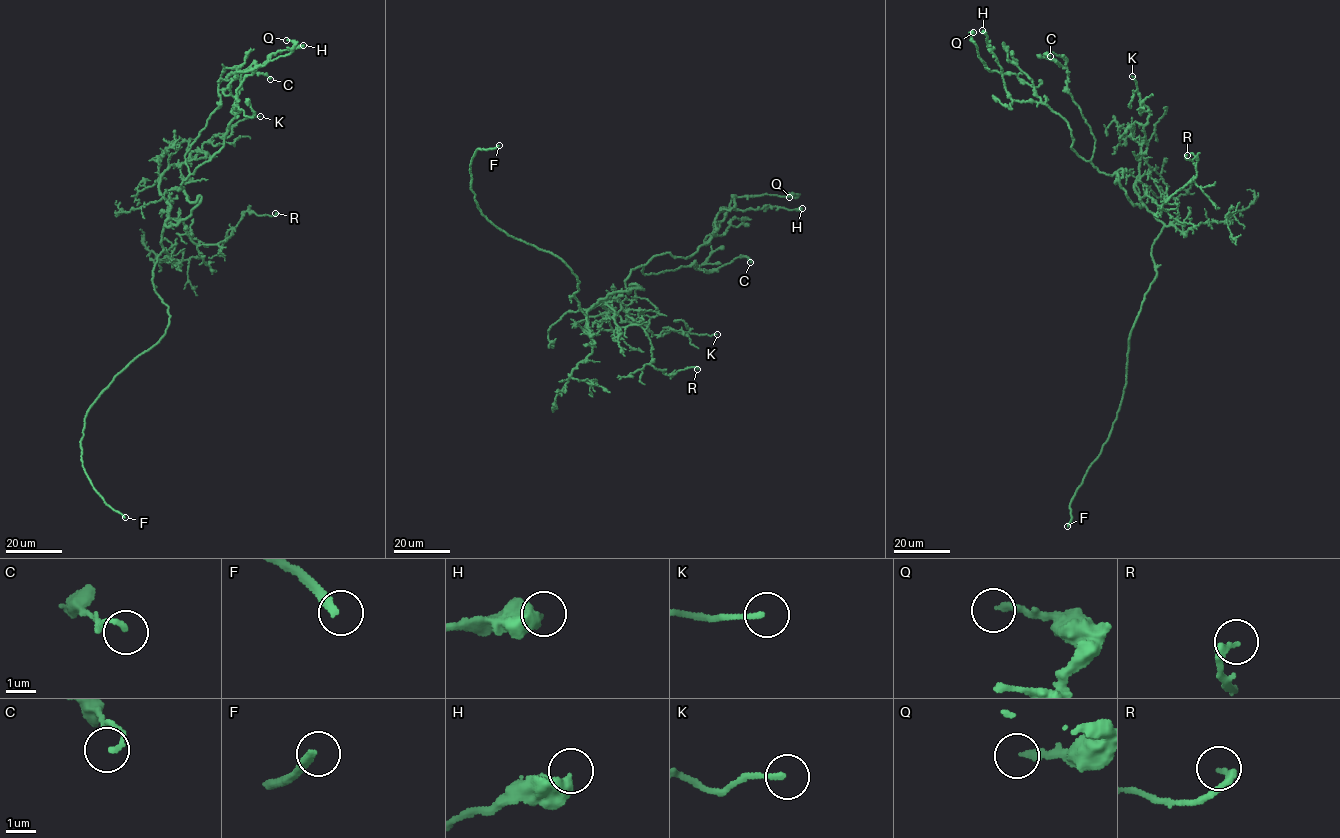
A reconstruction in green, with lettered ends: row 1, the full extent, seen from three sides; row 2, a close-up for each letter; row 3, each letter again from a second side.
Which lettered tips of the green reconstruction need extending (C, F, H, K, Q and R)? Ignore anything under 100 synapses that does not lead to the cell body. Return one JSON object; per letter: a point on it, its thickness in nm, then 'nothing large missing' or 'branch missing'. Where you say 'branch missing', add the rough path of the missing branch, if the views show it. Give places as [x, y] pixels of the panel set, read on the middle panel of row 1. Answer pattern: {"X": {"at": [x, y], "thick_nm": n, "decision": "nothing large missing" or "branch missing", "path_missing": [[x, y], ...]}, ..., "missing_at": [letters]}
{"C": {"at": [750, 262], "thick_nm": 170, "decision": "nothing large missing"}, "F": {"at": [499, 145], "thick_nm": 280, "decision": "branch missing"}, "H": {"at": [802, 208], "thick_nm": 550, "decision": "nothing large missing"}, "K": {"at": [717, 334], "thick_nm": 170, "decision": "nothing large missing"}, "Q": {"at": [789, 197], "thick_nm": 240, "decision": "nothing large missing"}, "R": {"at": [697, 369], "thick_nm": 240, "decision": "nothing large missing"}, "missing_at": ["F"]}

